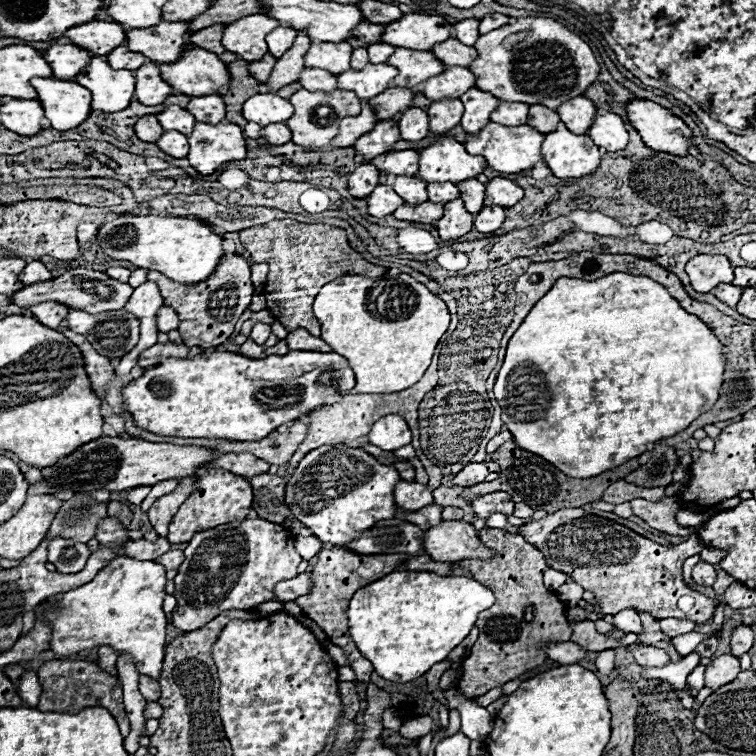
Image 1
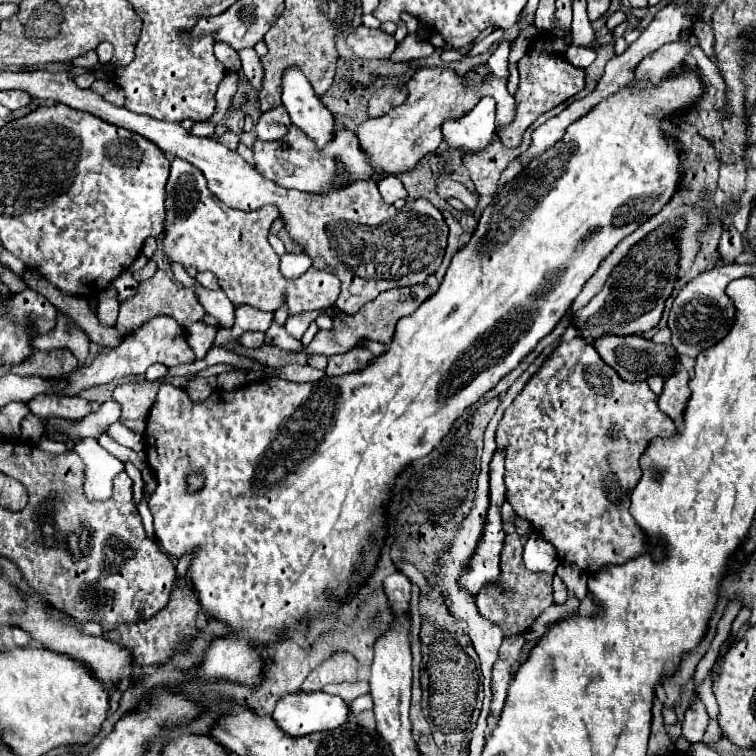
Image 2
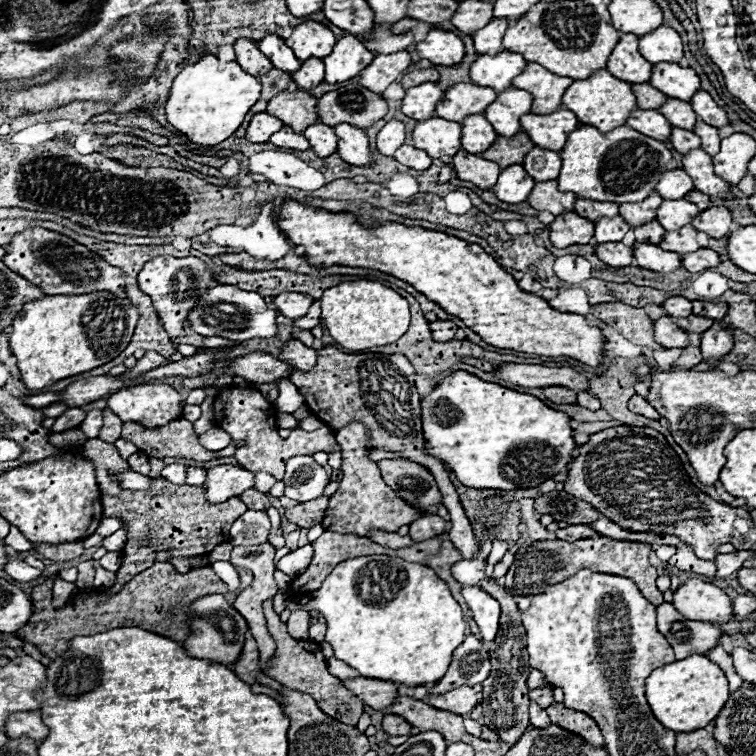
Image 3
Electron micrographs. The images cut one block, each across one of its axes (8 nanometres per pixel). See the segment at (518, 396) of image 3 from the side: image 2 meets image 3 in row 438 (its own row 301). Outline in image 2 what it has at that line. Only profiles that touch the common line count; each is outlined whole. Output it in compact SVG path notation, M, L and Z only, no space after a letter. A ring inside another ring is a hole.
M690 64L678 66L670 70L666 80L662 80L658 86L652 82L634 78L628 86L620 88L620 92L608 96L596 108L592 108L586 116L570 124L564 134L564 140L558 140L552 148L548 148L548 152L532 160L514 180L510 180L494 196L492 200L494 204L488 204L484 208L478 220L478 228L472 234L470 242L452 258L438 292L430 296L414 314L404 316L398 322L396 334L388 350L364 370L352 372L348 376L324 378L320 382L308 382L308 384L296 384L296 382L288 382L280 378L262 378L260 382L244 384L242 388L232 390L232 392L216 390L208 400L200 404L190 402L184 388L174 388L170 384L160 386L156 402L148 414L148 426L144 434L146 458L158 482L154 494L150 496L150 510L154 516L156 540L162 546L162 550L174 558L180 558L184 552L196 554L190 566L190 576L192 576L196 594L200 598L200 604L210 616L222 620L230 628L228 636L214 640L212 646L208 648L204 664L198 670L202 676L224 678L230 682L256 688L262 680L260 668L264 664L264 658L258 652L260 646L282 638L286 628L296 628L300 622L308 622L320 616L320 612L330 606L330 602L326 600L326 590L332 590L334 594L344 596L358 590L364 584L366 576L370 576L370 572L376 568L380 548L386 538L386 520L380 506L386 500L386 492L390 492L390 486L394 484L396 476L412 460L418 460L420 456L426 456L428 452L432 452L432 448L436 448L436 444L440 444L440 440L448 434L454 420L462 416L462 412L468 406L472 406L484 392L496 386L496 382L502 376L514 370L520 364L520 360L526 358L536 348L536 344L554 330L554 326L560 322L560 318L566 314L566 310L572 306L572 302L580 294L586 280L596 272L600 262L618 246L618 242L626 238L628 234L632 234L640 224L644 224L644 220L658 214L670 202L680 180L680 158L678 158L680 148L676 146L672 136L662 128L662 122L680 120L684 112L700 104L702 94L704 94L704 84L696 68ZM198 470L204 472L206 486L200 492L196 492L196 496L188 496L188 492L184 492L184 476L188 472L198 472Z

